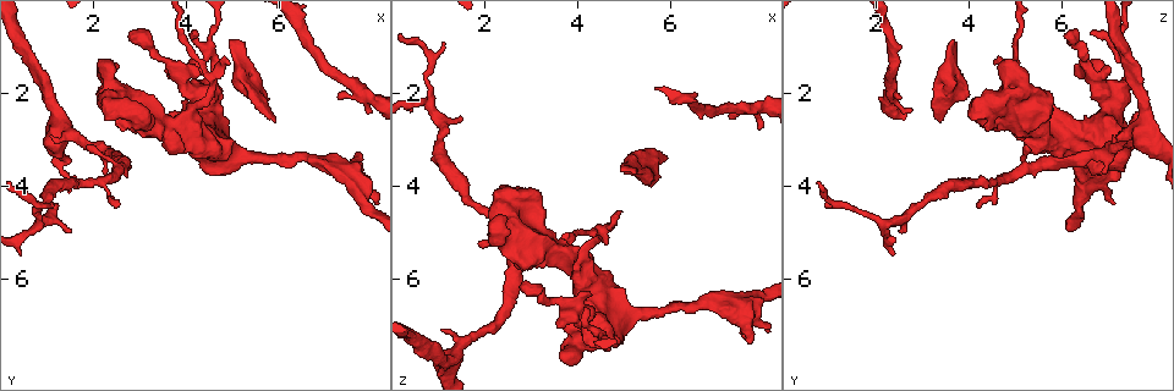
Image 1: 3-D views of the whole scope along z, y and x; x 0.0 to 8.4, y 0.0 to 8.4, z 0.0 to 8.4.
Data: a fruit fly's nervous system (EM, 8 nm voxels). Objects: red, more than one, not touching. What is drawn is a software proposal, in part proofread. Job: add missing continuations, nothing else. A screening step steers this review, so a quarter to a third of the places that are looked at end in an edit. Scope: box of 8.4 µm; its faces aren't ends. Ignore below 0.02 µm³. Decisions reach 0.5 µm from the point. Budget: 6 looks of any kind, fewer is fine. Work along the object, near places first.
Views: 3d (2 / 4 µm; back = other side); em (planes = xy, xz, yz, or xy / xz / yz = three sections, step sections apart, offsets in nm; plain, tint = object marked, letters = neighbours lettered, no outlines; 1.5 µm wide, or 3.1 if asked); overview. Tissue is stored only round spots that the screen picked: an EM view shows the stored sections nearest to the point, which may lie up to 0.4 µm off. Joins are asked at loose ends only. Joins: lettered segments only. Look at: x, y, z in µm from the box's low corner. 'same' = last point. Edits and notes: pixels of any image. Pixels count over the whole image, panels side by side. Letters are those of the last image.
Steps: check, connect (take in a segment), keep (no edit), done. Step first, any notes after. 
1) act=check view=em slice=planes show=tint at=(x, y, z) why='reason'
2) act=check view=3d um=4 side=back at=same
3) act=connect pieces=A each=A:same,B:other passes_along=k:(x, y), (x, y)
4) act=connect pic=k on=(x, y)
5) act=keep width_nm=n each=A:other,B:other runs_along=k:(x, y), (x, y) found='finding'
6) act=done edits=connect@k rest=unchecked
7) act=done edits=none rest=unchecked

act=check view=em slice=yz step=4 show=letters at=(2.85, 0.80, 6.10) why='free end'

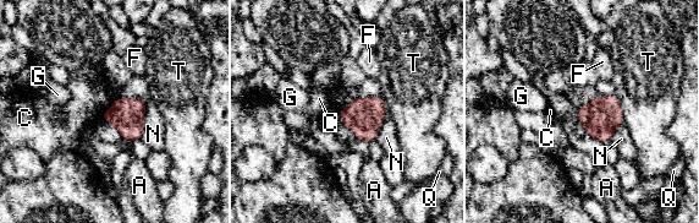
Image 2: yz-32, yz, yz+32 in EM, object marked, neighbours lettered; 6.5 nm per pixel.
act=keep each=A:other,C:other,F:other,G:other,N:other,Q:other,T:other border=2:(115, 99), (104, 110), (102, 119) found='none of them fits'

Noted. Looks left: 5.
act=check view=em slice=xz step=8 show=letters at=(1.10, 2.95, 7.05) why='free end'

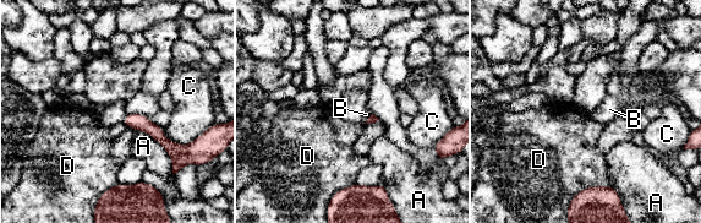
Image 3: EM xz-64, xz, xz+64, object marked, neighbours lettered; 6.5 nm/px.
act=check view=em slice=planes show=letters at=same why='cut it another way'

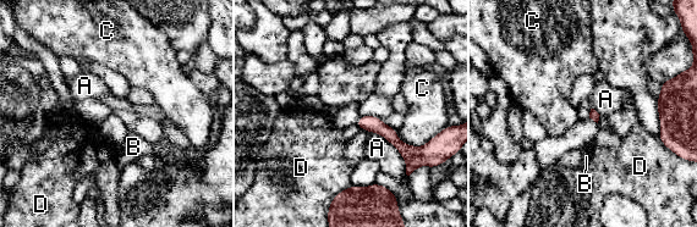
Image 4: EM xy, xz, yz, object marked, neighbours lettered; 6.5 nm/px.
act=keep longest_contact=A:380nm each=A:other,B:other,C:other,D:other found='no lettered segment goes on from it'

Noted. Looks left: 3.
act=check view=3d um=2 at=(5.10, 0.85, 3.70) why='an open end'

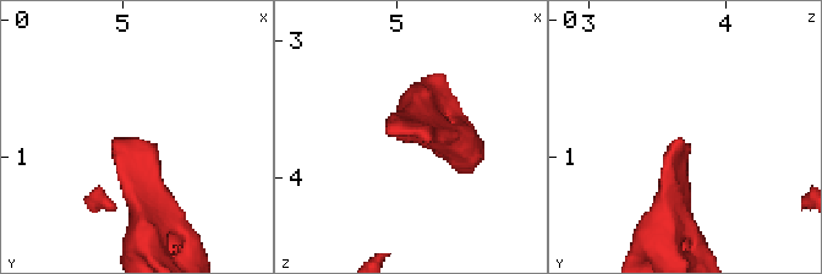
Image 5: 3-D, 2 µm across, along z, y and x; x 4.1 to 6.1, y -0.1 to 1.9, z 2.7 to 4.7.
act=check view=em slice=planes show=letters at=(5.10, 0.86, 3.68)

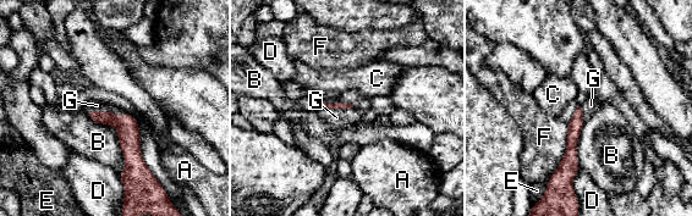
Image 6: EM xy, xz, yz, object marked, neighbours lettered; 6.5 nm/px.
act=connect pieces=G longest_contact=B:400nm each=A:other,B:other,C:other,D:other,E:other,F:other,G:same found='the neuron continues'

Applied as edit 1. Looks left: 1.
act=done edits=connect@6 rest=unchecked

